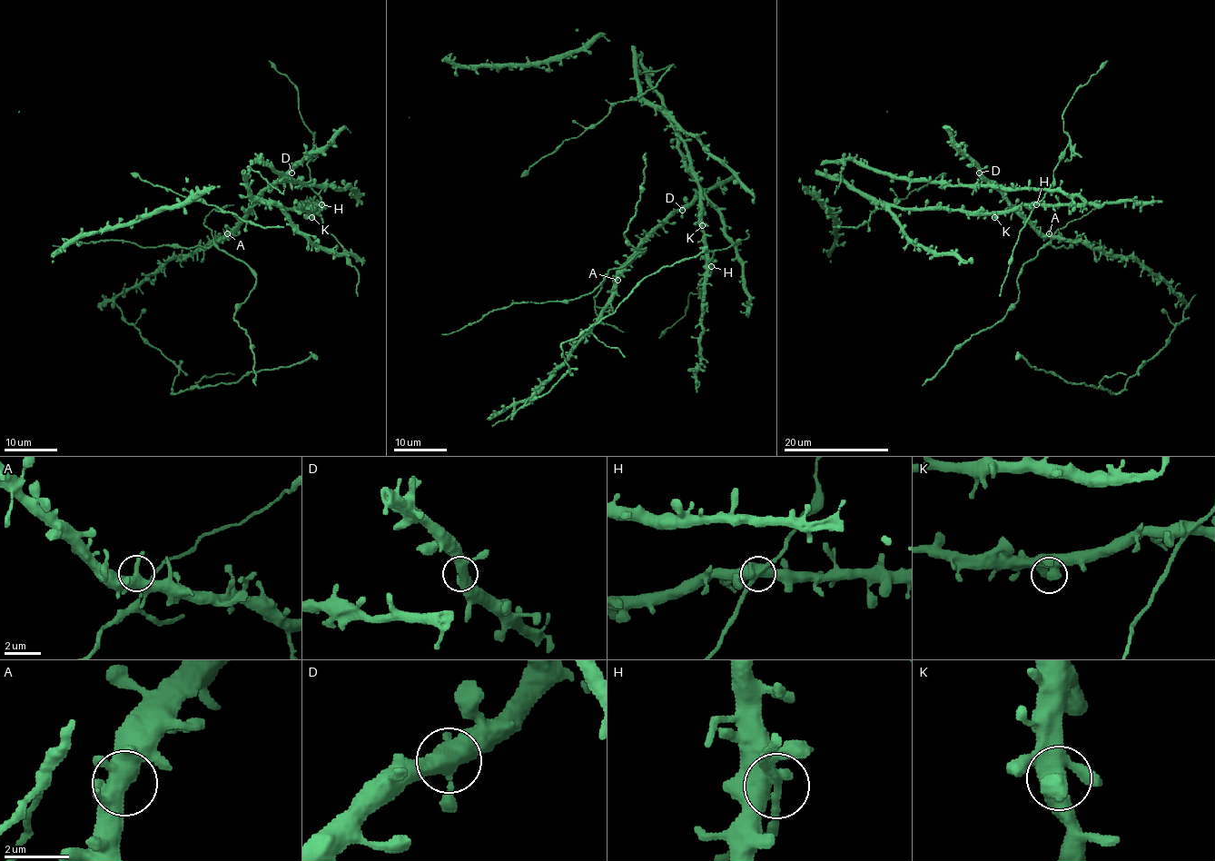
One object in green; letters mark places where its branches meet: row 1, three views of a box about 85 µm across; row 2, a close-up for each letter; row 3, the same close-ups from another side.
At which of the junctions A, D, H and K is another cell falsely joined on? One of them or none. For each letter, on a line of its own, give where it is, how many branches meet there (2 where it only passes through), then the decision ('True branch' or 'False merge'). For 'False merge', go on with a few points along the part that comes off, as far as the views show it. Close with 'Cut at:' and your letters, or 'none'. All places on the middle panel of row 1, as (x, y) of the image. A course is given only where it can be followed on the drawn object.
A: Place: (617, 280). Branches: 3. True branch
D: Place: (682, 210). Branches: 3. True branch
H: Place: (711, 266). Branches: 3. True branch
K: Place: (702, 225). Branches: 3. True branch
Cut at: none

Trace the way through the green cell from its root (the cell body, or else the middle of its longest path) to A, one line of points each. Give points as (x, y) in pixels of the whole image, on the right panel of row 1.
A: (979, 171), (1040, 232), (1049, 233)

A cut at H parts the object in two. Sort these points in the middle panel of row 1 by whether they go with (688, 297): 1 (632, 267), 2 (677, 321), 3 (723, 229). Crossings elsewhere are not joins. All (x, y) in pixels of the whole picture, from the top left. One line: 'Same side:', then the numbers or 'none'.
Same side: 2

